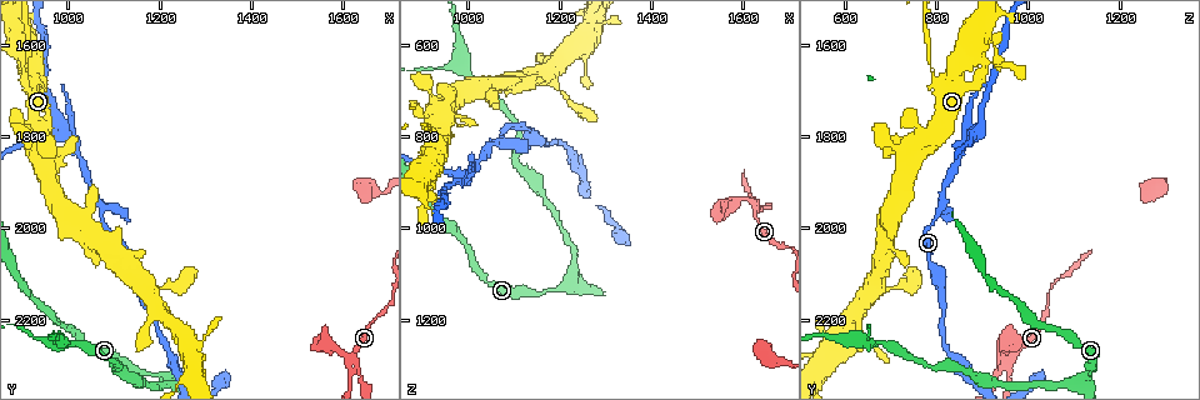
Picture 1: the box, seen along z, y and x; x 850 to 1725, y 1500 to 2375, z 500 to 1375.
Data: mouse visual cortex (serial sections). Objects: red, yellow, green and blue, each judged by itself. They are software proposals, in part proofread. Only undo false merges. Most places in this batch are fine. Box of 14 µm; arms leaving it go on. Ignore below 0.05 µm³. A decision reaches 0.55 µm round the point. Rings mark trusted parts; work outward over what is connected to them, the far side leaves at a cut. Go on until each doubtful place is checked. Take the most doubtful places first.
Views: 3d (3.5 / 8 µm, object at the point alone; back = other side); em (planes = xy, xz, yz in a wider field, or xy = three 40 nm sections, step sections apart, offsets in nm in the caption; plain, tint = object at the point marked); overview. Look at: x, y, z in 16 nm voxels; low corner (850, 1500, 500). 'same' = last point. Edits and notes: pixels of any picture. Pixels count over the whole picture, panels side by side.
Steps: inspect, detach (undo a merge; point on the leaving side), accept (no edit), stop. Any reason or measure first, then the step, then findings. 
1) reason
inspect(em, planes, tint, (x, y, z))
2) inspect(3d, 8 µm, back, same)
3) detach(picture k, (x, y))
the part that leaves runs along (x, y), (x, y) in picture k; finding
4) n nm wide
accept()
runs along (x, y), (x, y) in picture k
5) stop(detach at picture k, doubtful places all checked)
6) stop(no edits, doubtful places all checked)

abrupt turn
inspect(3d, 8 µm, (1615, 2285, 935))

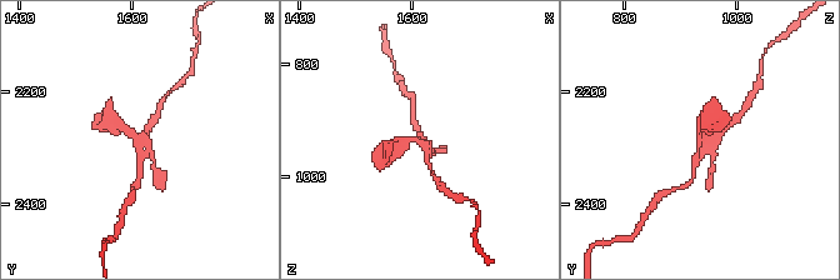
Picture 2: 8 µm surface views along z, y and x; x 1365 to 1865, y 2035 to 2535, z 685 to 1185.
need the tissue
inspect(em, xy, step 5, tint, (1620, 2285, 940))

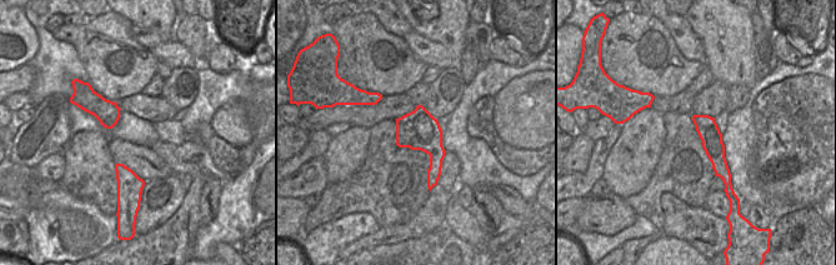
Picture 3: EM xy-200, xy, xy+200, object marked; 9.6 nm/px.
arms of 150, 150, 200, 250 nm
accept()
runs along (696, 118), (710, 134), (724, 175) in picture 3; all the same cell

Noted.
sudden change in width
inspect(3d, 8 µm, (985, 1785, 880))

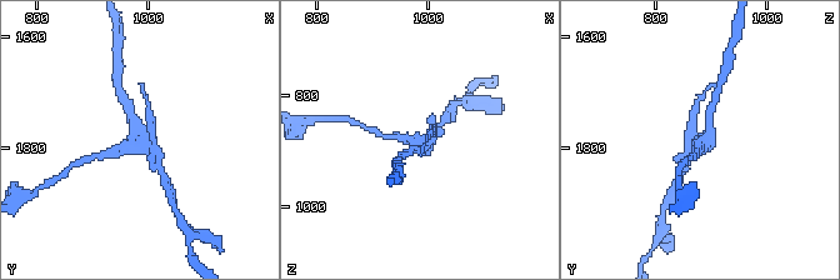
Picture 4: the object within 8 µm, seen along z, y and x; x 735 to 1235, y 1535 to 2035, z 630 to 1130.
inspect(3d, 3.5 µm, (990, 1785, 890))

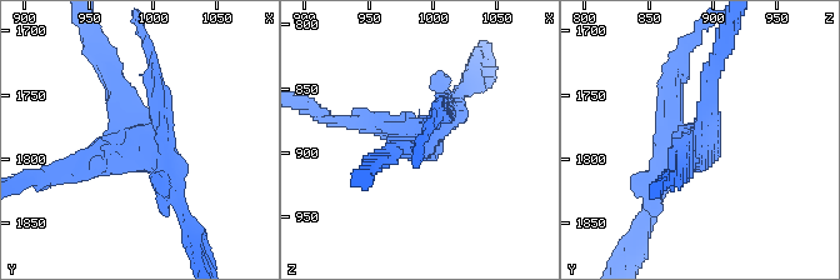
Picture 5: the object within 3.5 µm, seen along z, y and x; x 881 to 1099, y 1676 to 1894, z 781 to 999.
shape alone is not enough
inspect(em, xy, step 5, tint, (990, 1786, 886))

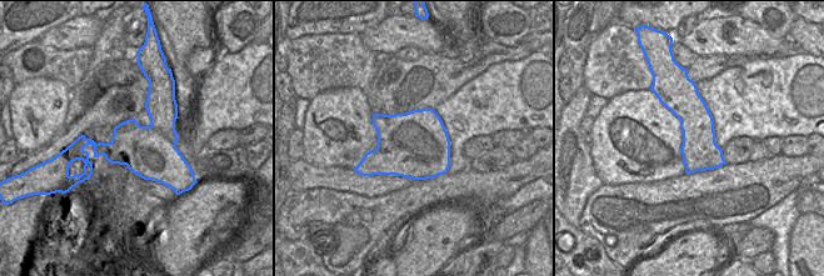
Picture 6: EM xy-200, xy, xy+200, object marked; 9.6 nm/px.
accept()
one cell here

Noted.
sudden change in width
inspect(3d, 3.5 µm, (915, 1655, 790))

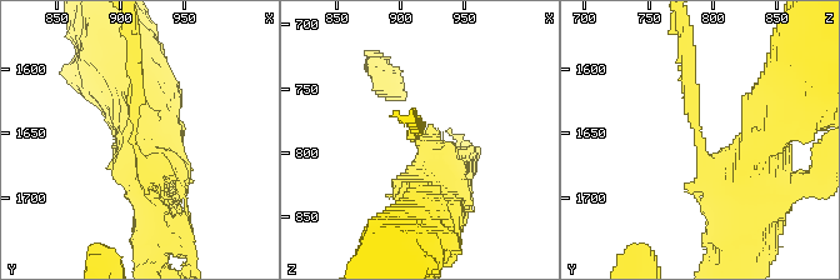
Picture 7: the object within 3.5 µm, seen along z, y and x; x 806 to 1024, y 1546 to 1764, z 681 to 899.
inspect(em, xy, step 5, tint, (910, 1656, 792))

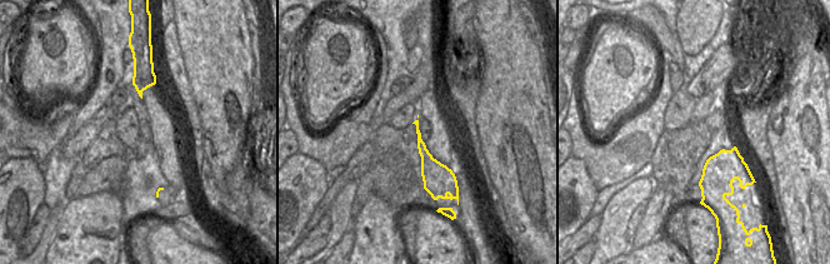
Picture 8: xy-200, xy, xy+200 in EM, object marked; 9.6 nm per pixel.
detach(picture 7, (689, 98))
the part that leaves runs along (701, 139), (691, 111), (685, 35) in picture 7; two cells meet here

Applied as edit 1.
stop(detach at picture 7, doubtful places all checked)

